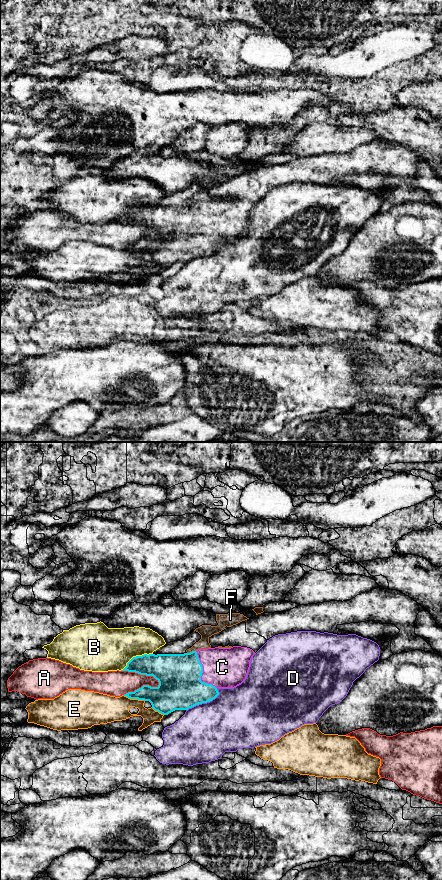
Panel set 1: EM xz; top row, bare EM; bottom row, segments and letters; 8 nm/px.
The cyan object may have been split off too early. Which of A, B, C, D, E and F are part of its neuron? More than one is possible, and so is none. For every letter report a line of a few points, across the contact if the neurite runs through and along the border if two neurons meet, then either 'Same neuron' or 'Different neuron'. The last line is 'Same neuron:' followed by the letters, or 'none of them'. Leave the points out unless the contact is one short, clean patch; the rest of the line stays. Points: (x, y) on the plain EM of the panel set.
A: Different neuron
B: Different neuron
C: Line: xz (180, 239), (188, 231), (202, 224), (207, 221), (222, 219). Same neuron
D: Different neuron
E: Different neuron
F: Different neuron
Same neuron: C

